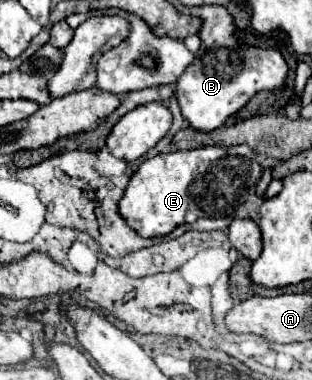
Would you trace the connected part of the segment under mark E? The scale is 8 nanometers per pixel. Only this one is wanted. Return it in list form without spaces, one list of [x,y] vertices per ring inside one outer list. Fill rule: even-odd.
[[[247,145],[237,147],[203,147],[191,151],[171,151],[167,155],[157,155],[145,159],[139,169],[129,179],[125,195],[119,201],[119,213],[125,223],[135,229],[141,237],[163,237],[171,233],[177,225],[193,223],[199,217],[229,217],[233,211],[245,203],[247,191],[261,177],[261,165],[255,161],[255,153]]]

